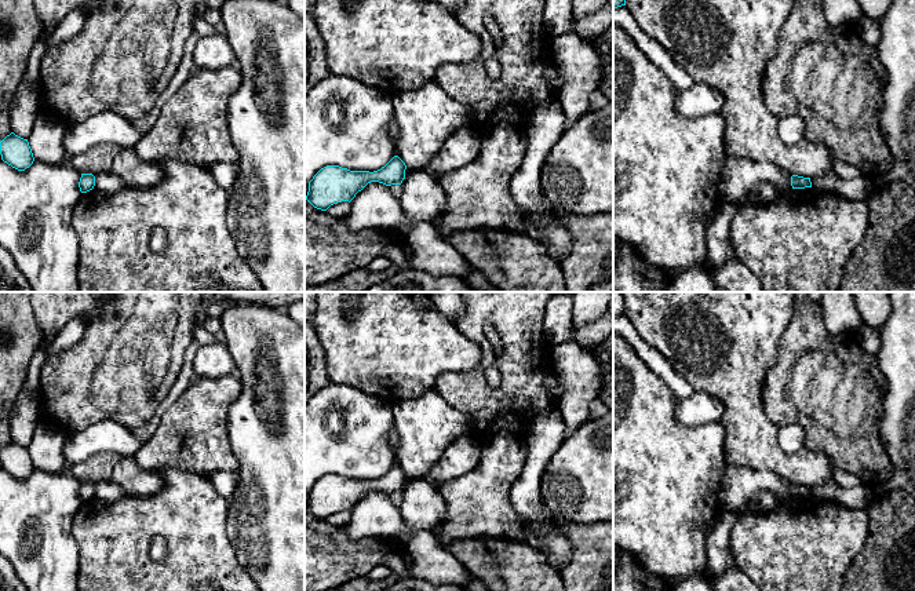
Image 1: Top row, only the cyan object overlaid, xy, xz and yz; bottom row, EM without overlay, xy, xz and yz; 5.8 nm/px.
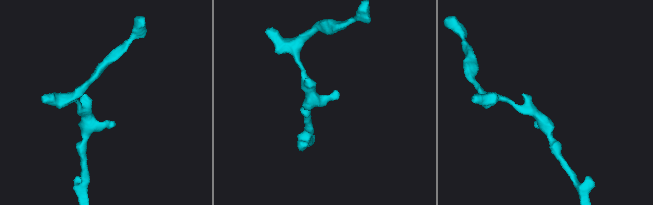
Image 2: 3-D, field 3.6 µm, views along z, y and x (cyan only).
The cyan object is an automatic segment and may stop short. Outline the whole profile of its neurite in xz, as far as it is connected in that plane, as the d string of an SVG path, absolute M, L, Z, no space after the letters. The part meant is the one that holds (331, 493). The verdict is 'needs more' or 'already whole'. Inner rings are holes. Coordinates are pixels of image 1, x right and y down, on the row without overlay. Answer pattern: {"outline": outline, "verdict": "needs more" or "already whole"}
{"outline": "M394 464L378 479L350 479L339 474L321 477L309 490L306 508L317 518L327 519L331 514L351 510L368 492L386 495L401 493L405 488L405 471Z", "verdict": "already whole"}

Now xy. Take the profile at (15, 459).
{"outline": "M14 441L0 449L1 468L18 479L25 479L33 470L33 462L28 448L23 448Z", "verdict": "already whole"}

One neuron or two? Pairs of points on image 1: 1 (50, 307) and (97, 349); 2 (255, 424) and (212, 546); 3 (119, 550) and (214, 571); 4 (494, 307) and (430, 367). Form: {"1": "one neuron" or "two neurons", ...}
{"1": "two neurons", "2": "two neurons", "3": "one neuron", "4": "two neurons"}

